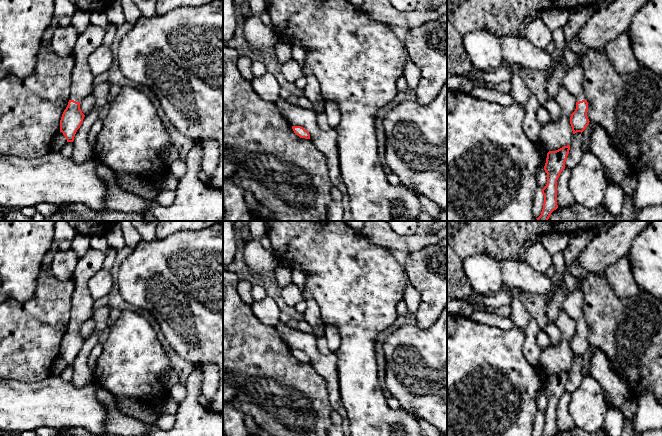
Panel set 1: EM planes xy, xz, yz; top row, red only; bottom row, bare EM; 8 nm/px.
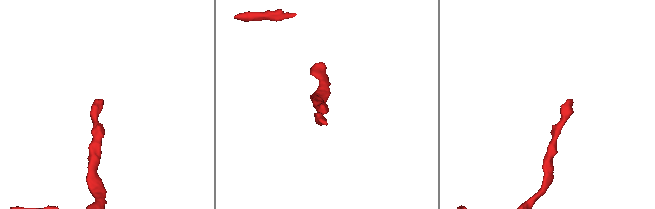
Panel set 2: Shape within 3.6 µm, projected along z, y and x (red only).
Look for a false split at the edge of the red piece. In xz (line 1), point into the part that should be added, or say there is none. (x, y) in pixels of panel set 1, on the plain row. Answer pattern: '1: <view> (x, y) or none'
1: none

